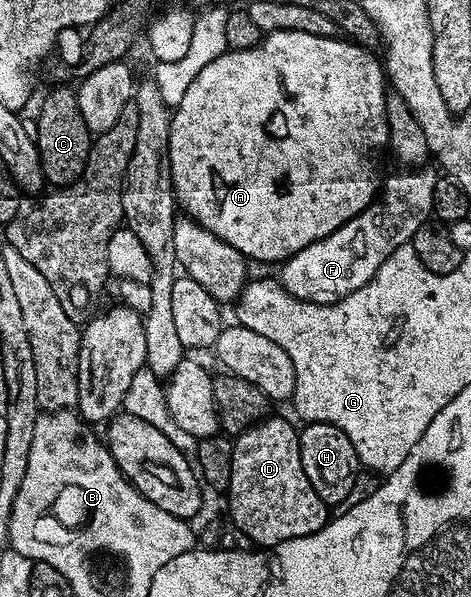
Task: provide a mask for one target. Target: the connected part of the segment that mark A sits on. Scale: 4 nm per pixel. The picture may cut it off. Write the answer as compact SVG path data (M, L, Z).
M284 30L283 32L265 33L257 46L249 48L248 50L236 50L235 52L227 50L223 56L216 58L216 62L208 62L208 66L204 66L204 70L200 70L200 74L196 74L195 80L192 81L192 86L188 86L188 90L184 90L178 107L173 109L170 118L170 137L168 138L170 177L174 183L174 194L181 211L189 216L190 219L195 220L204 230L208 230L214 234L216 238L228 242L228 246L236 246L236 250L240 250L240 254L250 262L254 262L254 260L275 260L275 262L287 260L289 256L294 256L300 250L304 250L304 246L312 246L312 242L316 242L320 238L332 234L340 226L344 226L352 218L356 218L356 214L360 214L374 201L374 197L377 196L380 191L380 181L384 176L384 172L378 169L378 152L374 148L385 149L390 143L390 131L388 130L388 122L386 121L388 77L384 71L383 61L379 59L379 57L377 60L374 55L375 53L371 51L371 49L361 48L360 45L355 44L354 41L349 38L304 34L300 30Z

